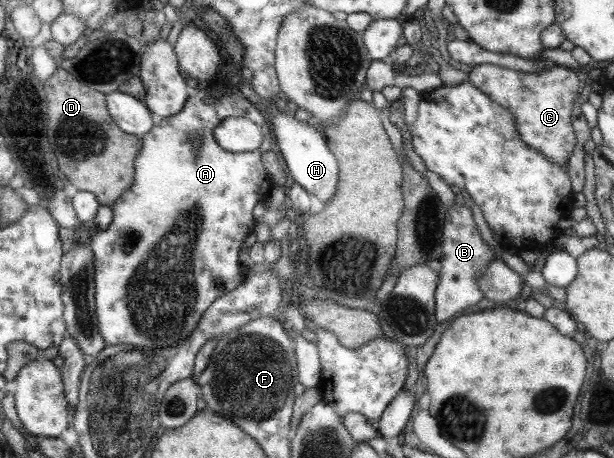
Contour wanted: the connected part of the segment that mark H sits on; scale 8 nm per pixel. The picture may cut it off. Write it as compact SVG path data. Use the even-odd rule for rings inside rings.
M271 110L270 120L277 137L278 150L289 167L289 174L309 194L314 194L324 204L336 196L340 184L340 166L332 150L327 148L323 134L312 122L300 122L297 118L279 110Z

